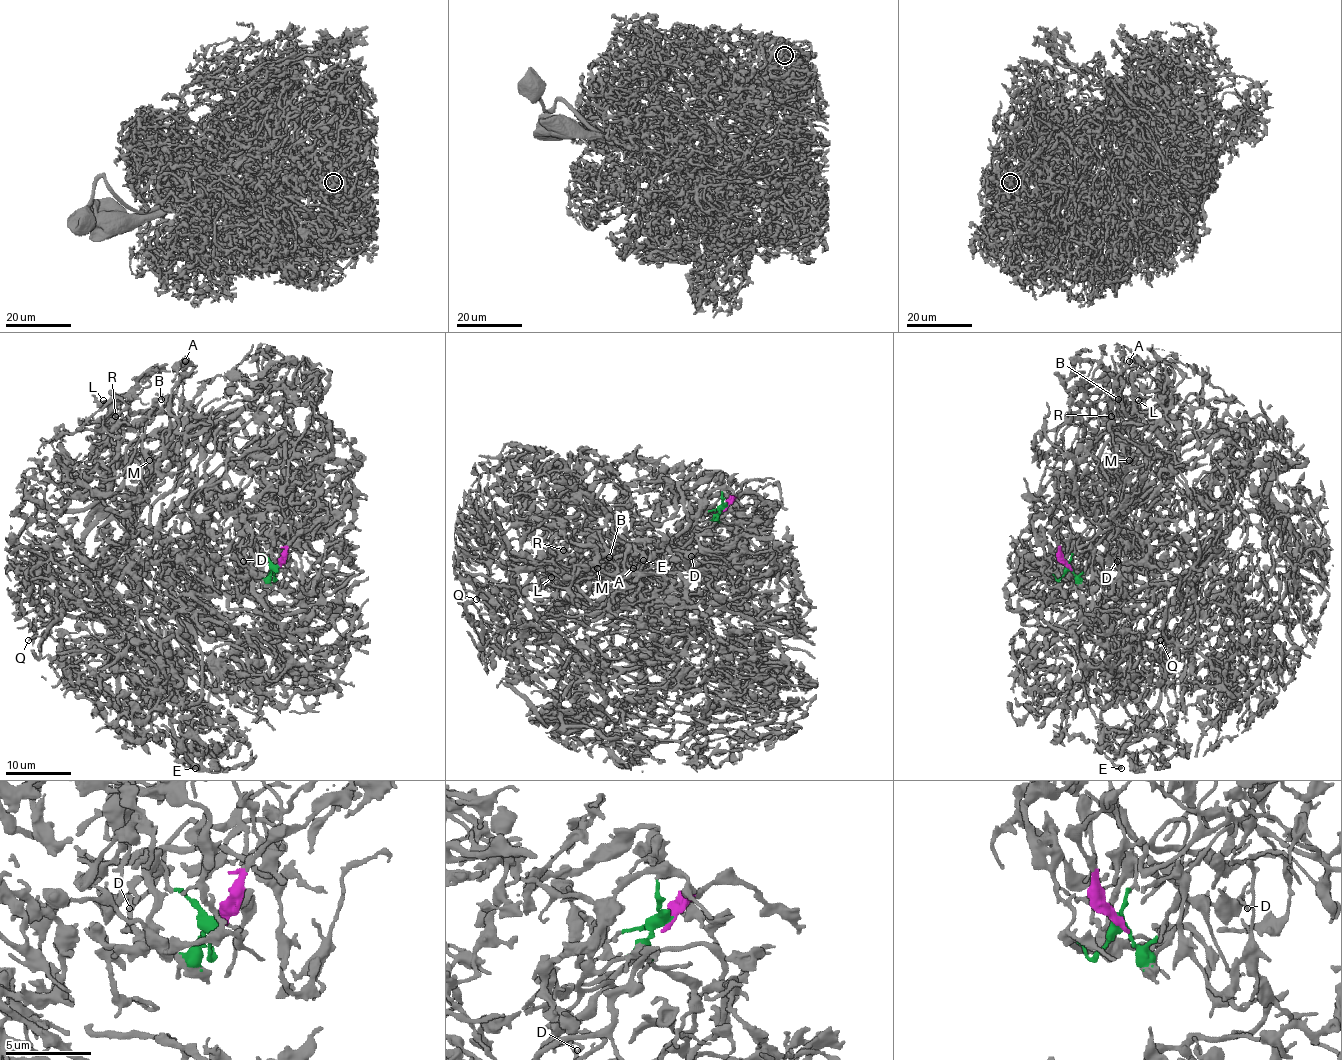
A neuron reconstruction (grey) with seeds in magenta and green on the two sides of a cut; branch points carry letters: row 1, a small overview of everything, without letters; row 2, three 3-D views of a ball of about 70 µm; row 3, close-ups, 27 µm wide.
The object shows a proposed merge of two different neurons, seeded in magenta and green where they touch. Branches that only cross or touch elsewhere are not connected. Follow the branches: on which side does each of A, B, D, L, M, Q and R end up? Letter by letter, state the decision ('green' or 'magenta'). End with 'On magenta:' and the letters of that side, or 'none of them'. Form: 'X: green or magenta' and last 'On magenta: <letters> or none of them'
A: magenta
B: magenta
D: green
L: magenta
M: magenta
Q: green
R: magenta
On magenta: A, B, L, M, R

